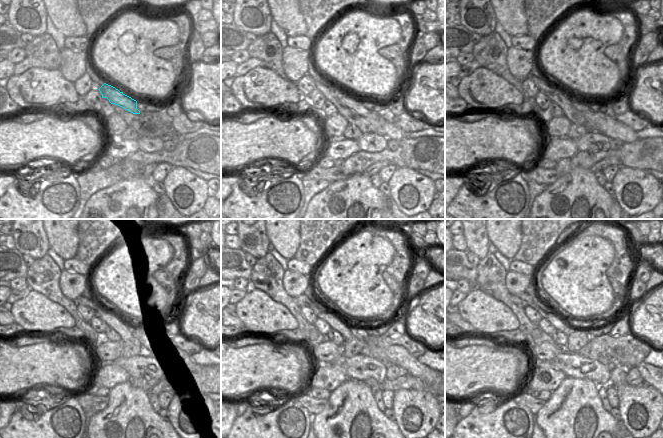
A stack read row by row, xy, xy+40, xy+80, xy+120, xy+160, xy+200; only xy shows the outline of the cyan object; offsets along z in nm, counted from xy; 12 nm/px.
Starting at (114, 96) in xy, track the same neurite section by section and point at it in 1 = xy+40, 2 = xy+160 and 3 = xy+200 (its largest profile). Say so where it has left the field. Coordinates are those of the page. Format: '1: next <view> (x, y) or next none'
1: next xy+40 (389, 130)
2: next xy+160 (398, 355)
3: next xy+200 (648, 372)

